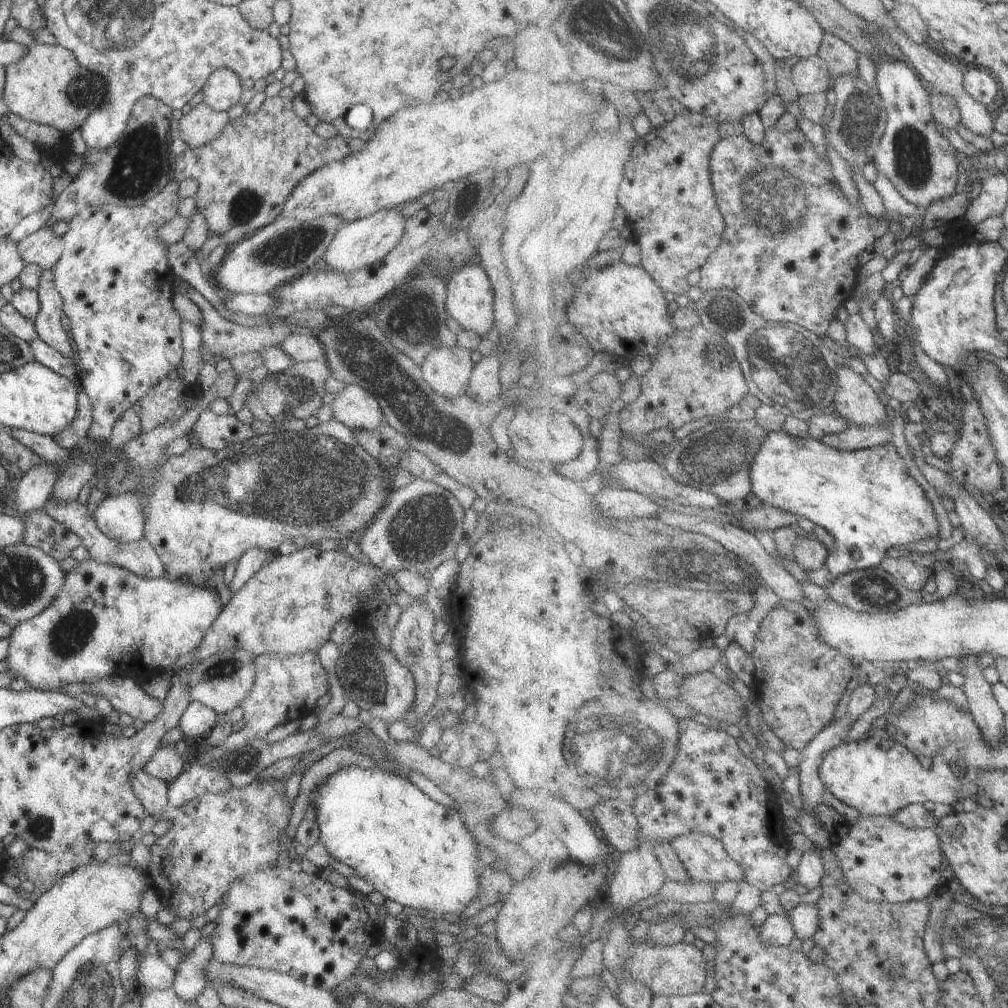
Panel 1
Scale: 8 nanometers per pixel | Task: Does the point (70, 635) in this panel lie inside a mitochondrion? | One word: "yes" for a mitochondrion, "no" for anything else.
yes

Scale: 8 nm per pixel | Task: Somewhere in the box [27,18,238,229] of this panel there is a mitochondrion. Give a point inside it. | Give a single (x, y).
(141, 162)

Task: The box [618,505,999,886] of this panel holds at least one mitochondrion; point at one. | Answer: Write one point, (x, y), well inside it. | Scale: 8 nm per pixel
(875, 590)

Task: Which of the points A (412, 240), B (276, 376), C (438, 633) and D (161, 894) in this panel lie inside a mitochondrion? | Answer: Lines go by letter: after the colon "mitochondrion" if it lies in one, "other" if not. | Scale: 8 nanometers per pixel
A: other
B: other
C: other
D: other

